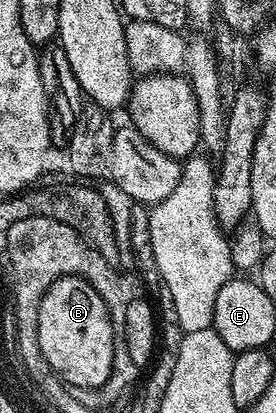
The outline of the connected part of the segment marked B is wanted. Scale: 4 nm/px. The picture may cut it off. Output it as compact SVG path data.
M63 276L47 288L39 304L39 347L47 364L65 383L79 389L98 389L111 376L115 327L107 308L87 280Z

